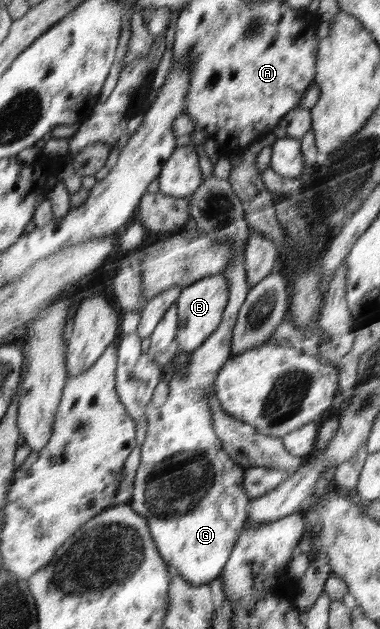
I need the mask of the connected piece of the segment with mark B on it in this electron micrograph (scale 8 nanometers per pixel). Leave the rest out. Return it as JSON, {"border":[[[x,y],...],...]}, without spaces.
{"border":[[[225,274],[208,276],[192,283],[191,286],[182,288],[176,301],[179,320],[174,339],[176,349],[194,352],[215,333],[223,321],[224,310],[227,309],[228,298],[231,296],[230,291],[231,286],[225,279]]]}

